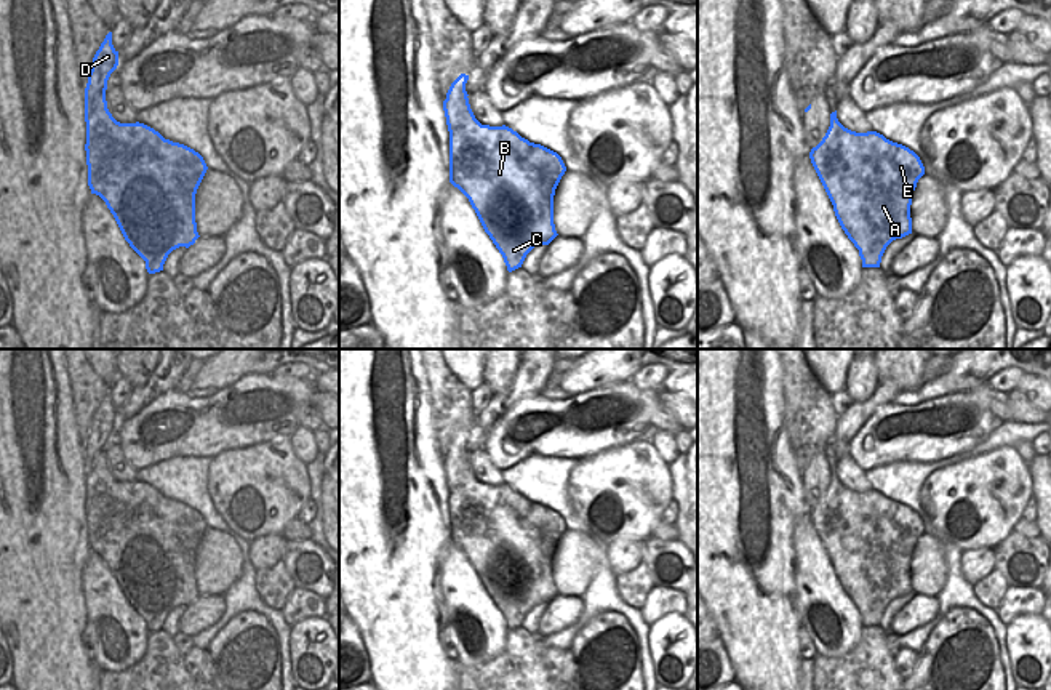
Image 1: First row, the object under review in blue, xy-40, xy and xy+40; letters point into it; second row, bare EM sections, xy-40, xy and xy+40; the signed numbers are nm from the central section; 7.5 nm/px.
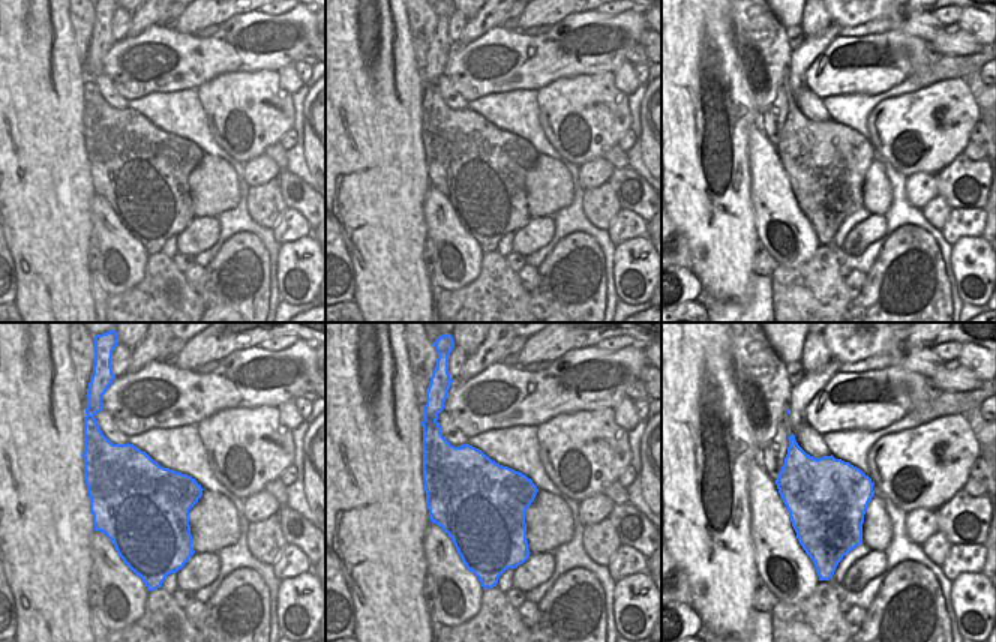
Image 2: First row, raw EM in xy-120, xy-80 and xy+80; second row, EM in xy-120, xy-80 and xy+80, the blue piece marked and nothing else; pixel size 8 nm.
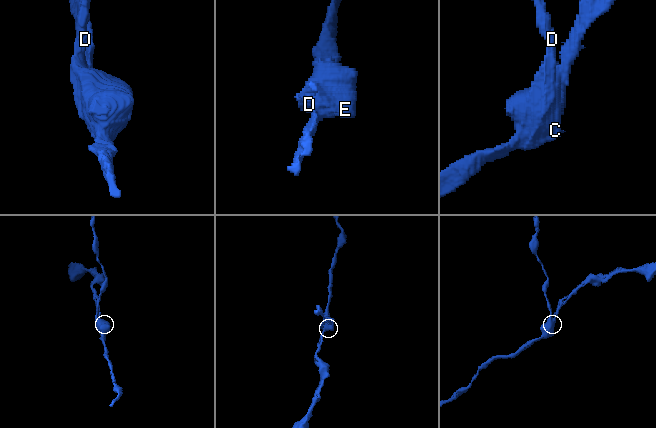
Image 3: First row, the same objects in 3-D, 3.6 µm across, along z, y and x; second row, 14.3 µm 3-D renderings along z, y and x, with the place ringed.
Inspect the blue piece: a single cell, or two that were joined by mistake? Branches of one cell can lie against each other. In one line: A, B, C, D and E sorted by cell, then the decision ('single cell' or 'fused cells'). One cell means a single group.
groups A B C E / D; fused cells

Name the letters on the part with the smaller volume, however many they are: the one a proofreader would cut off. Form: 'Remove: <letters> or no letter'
Remove: D

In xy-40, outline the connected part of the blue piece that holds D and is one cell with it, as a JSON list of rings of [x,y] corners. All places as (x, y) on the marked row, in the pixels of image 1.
[[[109,32],[96,51],[88,74],[85,99],[106,96],[107,80],[118,66],[118,51],[112,45],[112,32]]]

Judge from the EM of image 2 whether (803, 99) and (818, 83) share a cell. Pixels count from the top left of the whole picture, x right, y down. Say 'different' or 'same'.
different

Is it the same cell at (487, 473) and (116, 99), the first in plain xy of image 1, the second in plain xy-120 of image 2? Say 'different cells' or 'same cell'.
same cell

